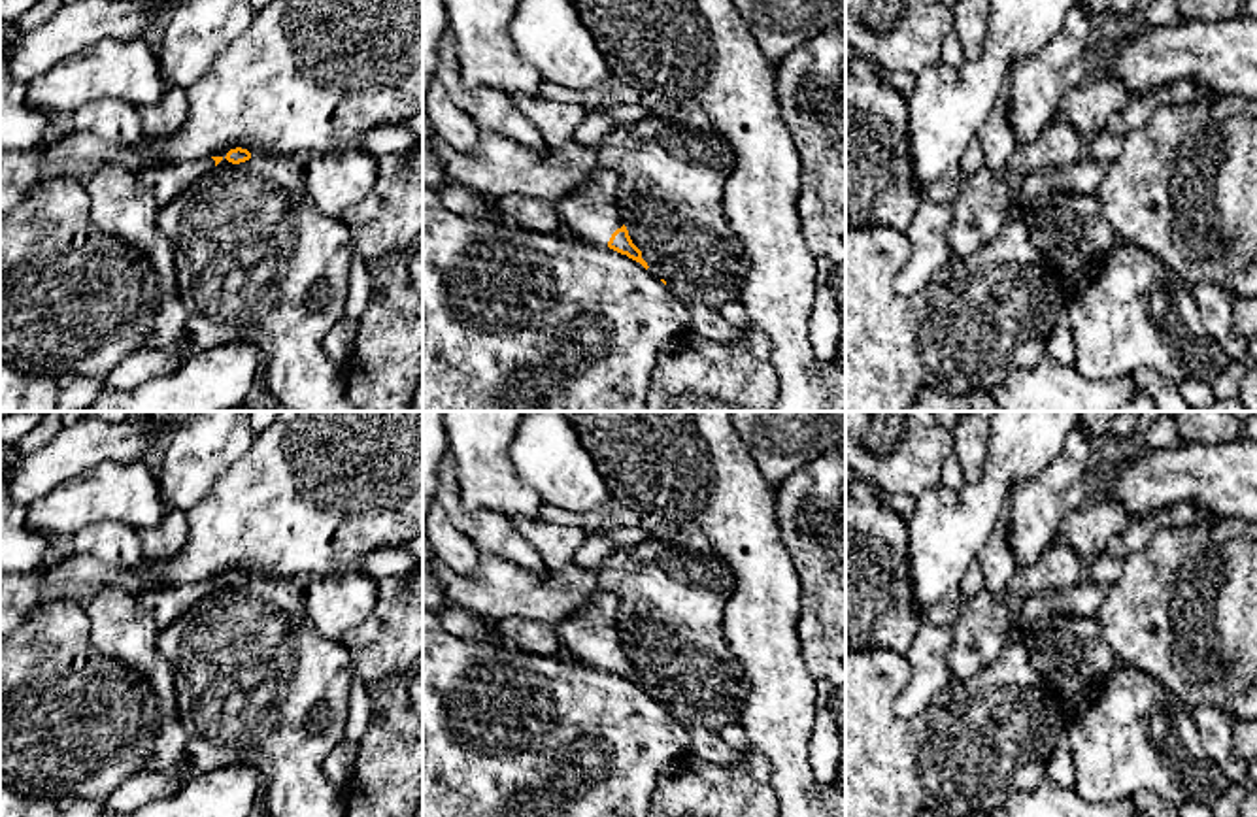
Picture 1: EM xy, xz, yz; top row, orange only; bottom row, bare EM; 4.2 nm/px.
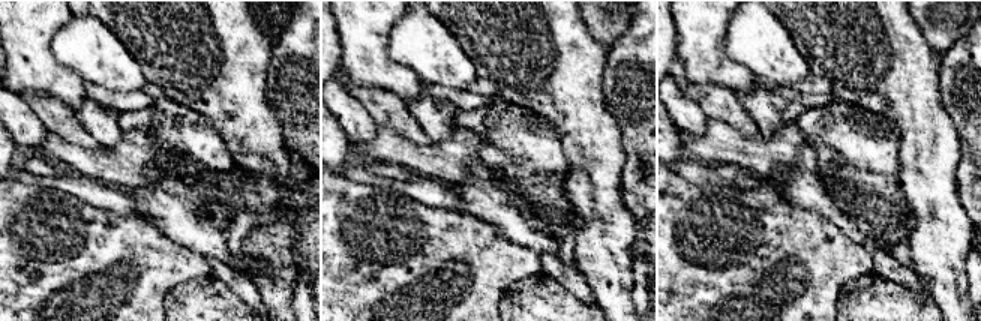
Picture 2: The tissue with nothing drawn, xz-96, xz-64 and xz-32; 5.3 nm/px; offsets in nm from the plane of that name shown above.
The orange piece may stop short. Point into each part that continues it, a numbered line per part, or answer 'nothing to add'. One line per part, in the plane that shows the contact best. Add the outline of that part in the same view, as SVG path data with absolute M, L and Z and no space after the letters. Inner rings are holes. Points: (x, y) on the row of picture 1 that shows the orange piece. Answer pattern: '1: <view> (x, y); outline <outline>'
1: xz (591, 214); outline M596 168L581 191L555 204L561 223L572 236L608 247L612 234L623 226L617 208L619 185L615 172Z

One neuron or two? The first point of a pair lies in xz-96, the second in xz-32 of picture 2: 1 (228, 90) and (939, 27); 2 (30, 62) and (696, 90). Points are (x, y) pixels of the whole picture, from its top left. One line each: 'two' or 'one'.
1: two
2: two

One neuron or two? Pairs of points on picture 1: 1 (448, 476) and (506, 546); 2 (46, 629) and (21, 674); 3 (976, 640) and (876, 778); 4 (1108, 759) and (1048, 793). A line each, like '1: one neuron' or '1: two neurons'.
1: one neuron
2: one neuron
3: two neurons
4: two neurons

